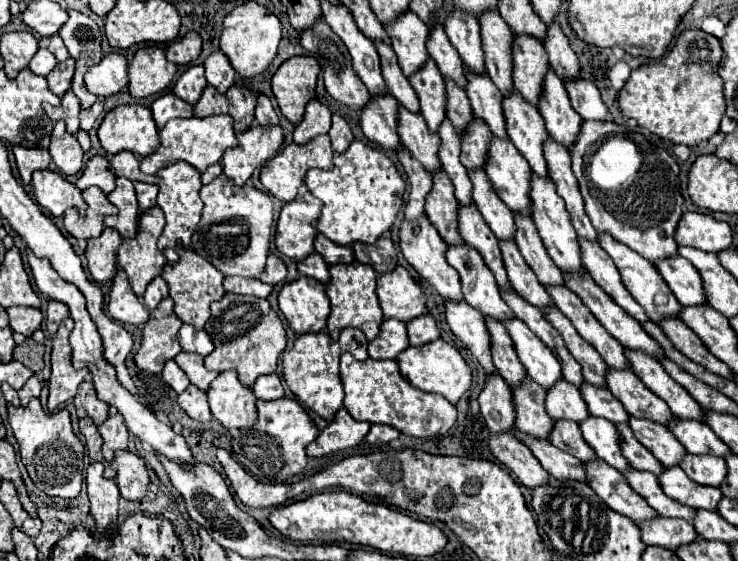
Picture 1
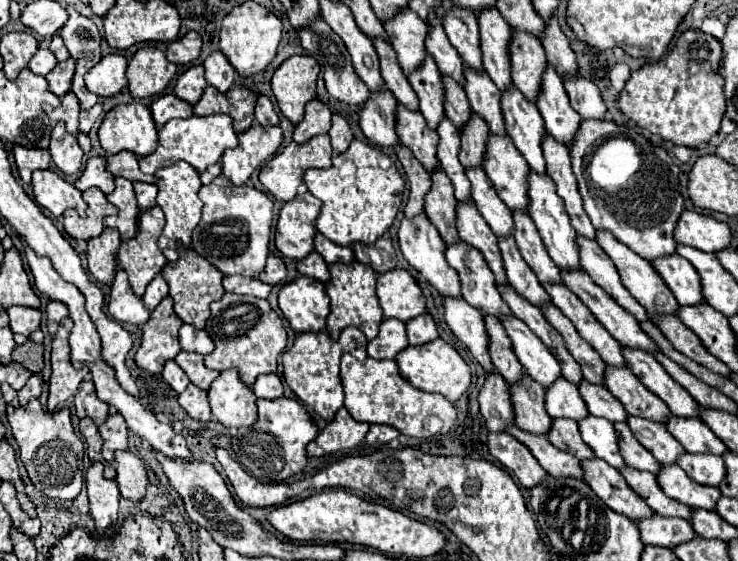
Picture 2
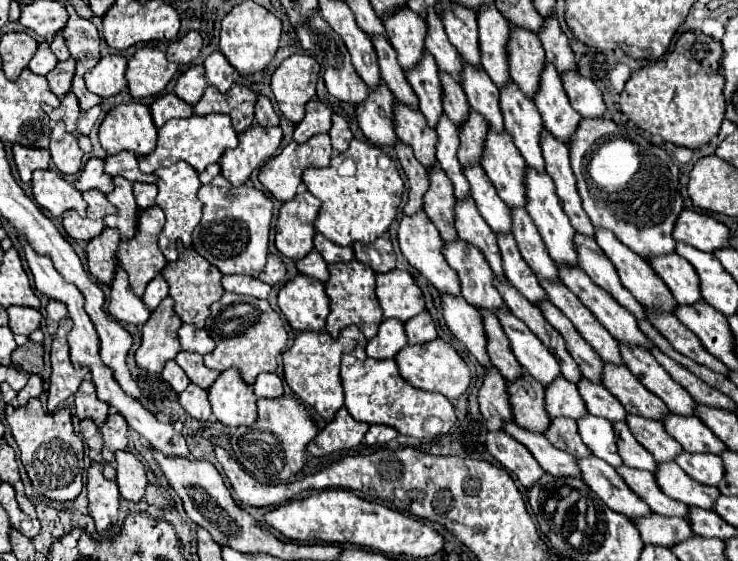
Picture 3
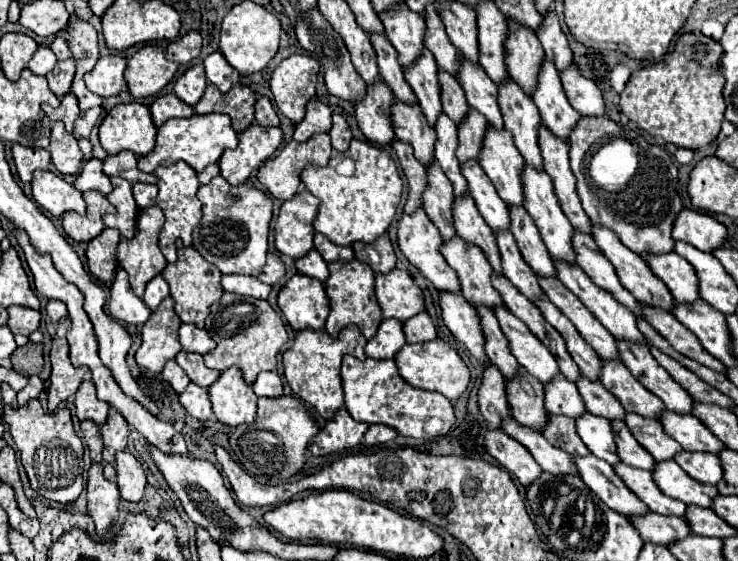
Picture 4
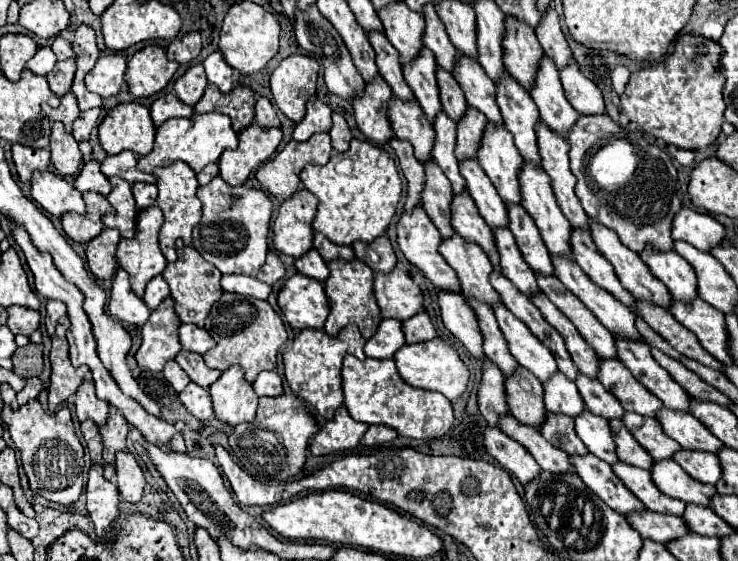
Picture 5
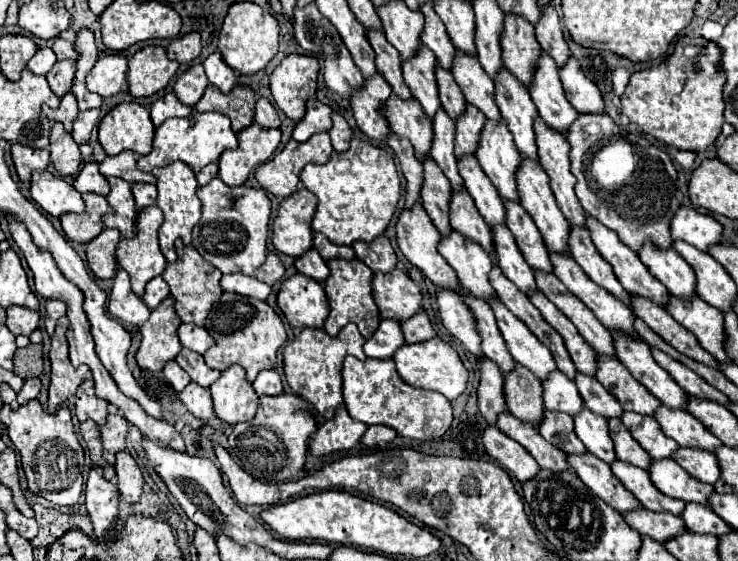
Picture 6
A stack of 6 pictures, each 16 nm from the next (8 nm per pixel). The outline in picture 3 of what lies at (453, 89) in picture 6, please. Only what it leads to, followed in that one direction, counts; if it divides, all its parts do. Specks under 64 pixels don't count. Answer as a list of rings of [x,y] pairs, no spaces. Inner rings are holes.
[[[440,72],[440,80],[444,86],[444,114],[460,128],[470,116],[470,104],[464,96],[462,86],[452,76]]]

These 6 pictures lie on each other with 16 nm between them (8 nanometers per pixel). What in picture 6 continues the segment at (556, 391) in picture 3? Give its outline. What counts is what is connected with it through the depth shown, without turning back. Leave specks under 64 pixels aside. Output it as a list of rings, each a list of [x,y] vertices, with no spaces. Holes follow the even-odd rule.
[[[558,370],[552,372],[548,380],[542,382],[542,388],[544,388],[544,406],[550,412],[564,412],[568,416],[576,416],[584,408],[574,380],[568,380]]]

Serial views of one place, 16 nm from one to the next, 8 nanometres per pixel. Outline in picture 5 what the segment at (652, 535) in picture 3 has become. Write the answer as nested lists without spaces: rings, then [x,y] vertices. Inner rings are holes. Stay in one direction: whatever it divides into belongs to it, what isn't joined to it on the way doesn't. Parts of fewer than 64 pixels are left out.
[[[642,512],[642,514],[628,514],[628,522],[640,532],[640,536],[658,544],[668,544],[672,540],[678,540],[680,536],[686,536],[690,530],[686,522],[678,516],[658,514],[658,512]]]

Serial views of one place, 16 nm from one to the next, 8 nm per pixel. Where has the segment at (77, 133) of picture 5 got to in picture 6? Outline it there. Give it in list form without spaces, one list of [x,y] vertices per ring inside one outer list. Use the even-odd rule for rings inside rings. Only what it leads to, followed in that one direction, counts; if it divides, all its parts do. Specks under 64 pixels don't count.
[[[98,108],[86,110],[86,112],[80,112],[80,114],[78,114],[78,120],[74,122],[74,130],[72,130],[72,136],[76,138],[78,144],[88,142],[90,132],[92,132],[92,128],[94,128],[96,122],[98,122],[98,116],[100,116],[100,110],[98,110]]]

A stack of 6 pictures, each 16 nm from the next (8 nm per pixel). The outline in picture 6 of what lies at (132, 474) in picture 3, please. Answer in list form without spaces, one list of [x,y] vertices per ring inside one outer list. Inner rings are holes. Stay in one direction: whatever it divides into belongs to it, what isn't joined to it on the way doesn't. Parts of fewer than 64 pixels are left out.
[[[118,452],[116,454],[116,476],[118,476],[118,490],[122,500],[126,502],[138,502],[142,496],[142,486],[144,486],[144,474],[132,454],[128,452]]]

